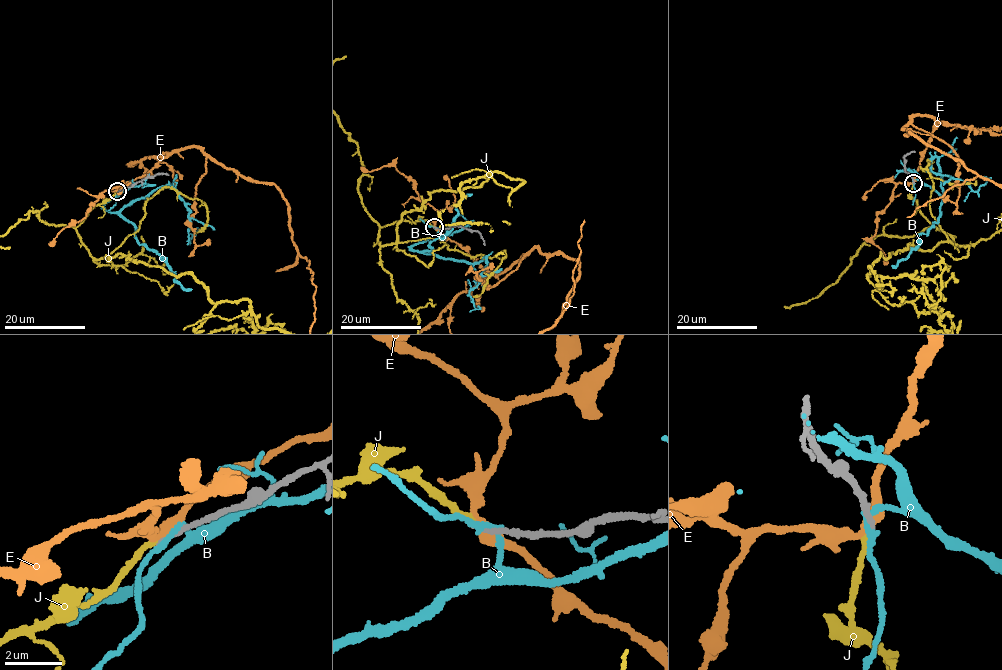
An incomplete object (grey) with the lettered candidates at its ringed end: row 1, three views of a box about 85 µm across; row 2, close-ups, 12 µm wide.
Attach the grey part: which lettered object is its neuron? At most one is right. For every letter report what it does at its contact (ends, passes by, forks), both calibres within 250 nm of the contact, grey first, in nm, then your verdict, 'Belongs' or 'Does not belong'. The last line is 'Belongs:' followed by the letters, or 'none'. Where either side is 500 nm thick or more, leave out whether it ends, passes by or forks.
B: It passes by. Thickness 240 nm (grey) against 190 nm. Does not belong
E: It passes by. Thickness 220 nm (grey) against 320 nm. Does not belong
J: It ends there. Thickness 200 nm (grey) against 180 nm. Belongs
Belongs: J

